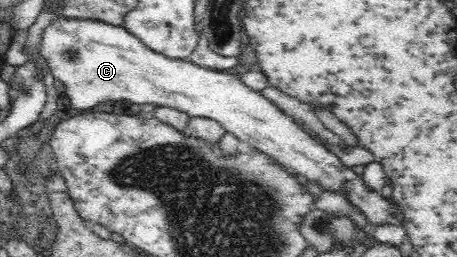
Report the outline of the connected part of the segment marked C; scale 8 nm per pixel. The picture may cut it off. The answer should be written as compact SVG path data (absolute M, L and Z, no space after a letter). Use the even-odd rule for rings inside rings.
M59 17L53 20L53 22L46 28L44 34L41 38L41 46L40 46L40 65L46 70L48 76L51 79L55 79L65 85L66 93L67 93L67 101L72 108L77 108L83 112L89 112L89 109L96 109L101 107L119 107L117 104L123 104L123 106L135 106L139 107L140 105L147 105L151 104L154 107L171 107L174 110L179 110L183 112L188 118L195 117L195 118L203 118L204 120L213 120L217 122L227 133L235 136L241 140L241 142L247 142L247 144L251 144L255 148L259 149L261 152L265 152L268 157L272 159L278 160L281 164L283 164L284 168L290 172L294 172L296 175L299 175L301 178L307 180L307 182L313 184L319 184L323 189L327 189L327 191L338 191L338 190L348 190L351 193L351 201L353 204L359 208L359 210L363 210L365 214L367 214L367 218L373 222L373 224L383 225L383 224L396 224L401 225L404 221L402 216L402 211L395 207L394 201L390 196L380 196L378 192L374 192L368 188L367 184L361 179L359 176L355 174L354 171L351 169L345 168L339 158L335 156L335 154L331 154L325 146L321 146L315 138L311 138L297 122L293 122L289 116L285 116L283 111L277 106L273 106L273 103L269 102L267 98L264 98L260 92L252 90L249 86L246 86L240 78L233 76L234 74L227 73L227 72L216 72L216 70L200 68L199 65L192 64L187 61L183 60L172 60L171 57L162 56L154 50L151 50L147 47L146 44L143 44L141 40L139 40L136 36L133 36L127 29L124 29L122 26L113 26L113 24L107 24L107 22L101 22L101 20L94 20L94 19L75 19L69 17Z

